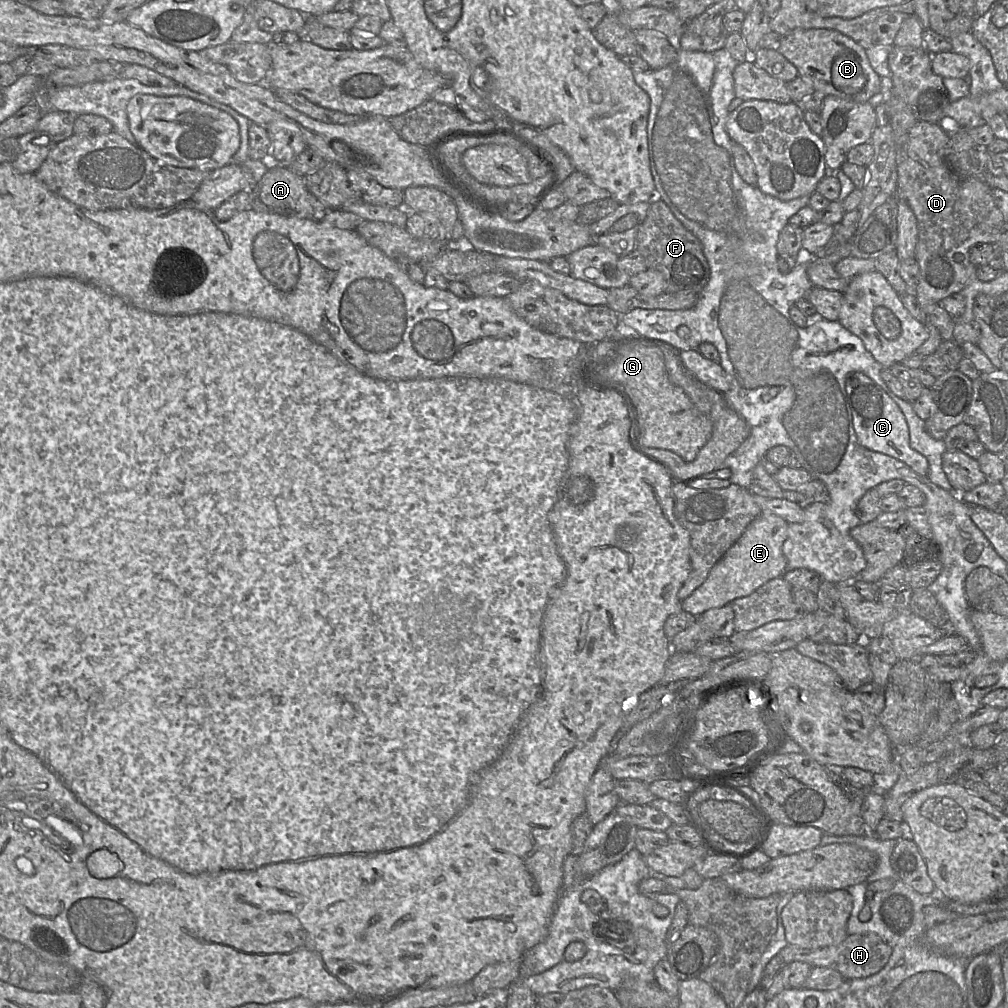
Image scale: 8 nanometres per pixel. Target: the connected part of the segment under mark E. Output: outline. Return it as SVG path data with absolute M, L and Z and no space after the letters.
M762 511L714 564L706 580L682 601L683 610L698 617L709 609L722 607L737 598L751 594L773 578L783 576L787 570L787 562L782 547L787 538L788 525L782 517Z

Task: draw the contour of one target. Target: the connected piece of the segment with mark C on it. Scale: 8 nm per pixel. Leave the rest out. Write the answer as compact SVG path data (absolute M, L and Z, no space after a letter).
M858 371L851 372L846 376L845 390L847 405L852 415L853 428L858 441L872 451L883 453L904 462L918 474L927 477L928 460L911 448L909 428L905 416L888 393L869 376Z

